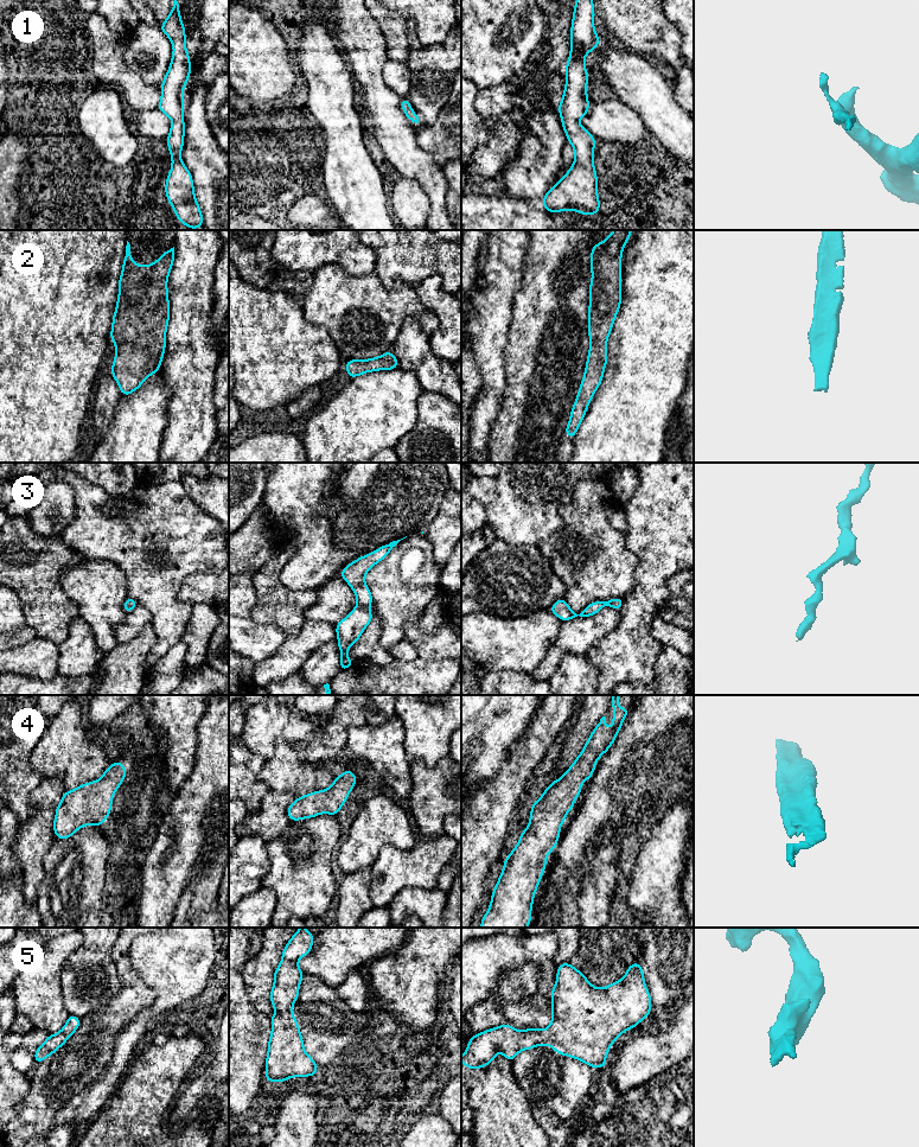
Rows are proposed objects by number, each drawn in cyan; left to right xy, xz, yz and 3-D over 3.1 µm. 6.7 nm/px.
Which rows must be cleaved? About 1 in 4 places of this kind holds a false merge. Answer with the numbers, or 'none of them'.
none of them

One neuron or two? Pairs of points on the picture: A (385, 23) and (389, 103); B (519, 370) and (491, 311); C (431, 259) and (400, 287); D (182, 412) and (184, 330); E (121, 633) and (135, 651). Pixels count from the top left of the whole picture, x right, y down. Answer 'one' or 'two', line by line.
A: two
B: two
C: two
D: one
E: two

